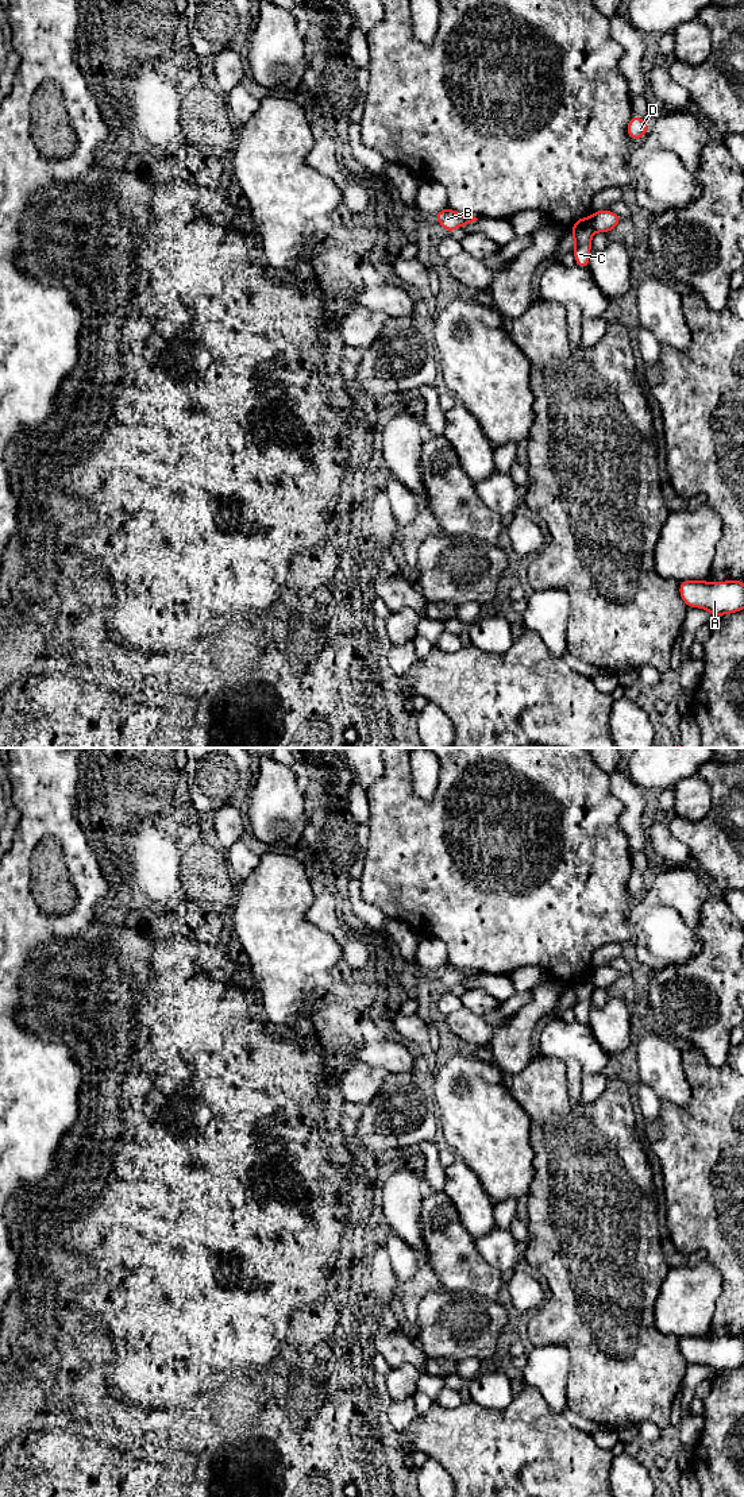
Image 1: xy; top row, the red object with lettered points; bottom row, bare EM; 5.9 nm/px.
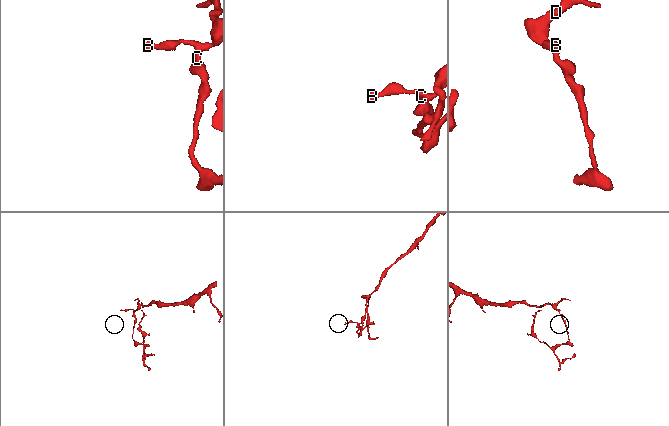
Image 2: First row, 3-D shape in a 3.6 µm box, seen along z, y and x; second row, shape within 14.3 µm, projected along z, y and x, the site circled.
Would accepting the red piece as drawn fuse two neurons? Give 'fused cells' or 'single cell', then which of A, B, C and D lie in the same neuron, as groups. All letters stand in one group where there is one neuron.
fused cells | A B C / D

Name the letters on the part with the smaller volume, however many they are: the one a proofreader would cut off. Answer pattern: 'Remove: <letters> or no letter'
Remove: A, B, C

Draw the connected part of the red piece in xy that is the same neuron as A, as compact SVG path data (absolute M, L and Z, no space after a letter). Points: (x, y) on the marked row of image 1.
M683 580L679 594L687 607L701 607L714 617L737 613L744 609L744 582L725 580L710 583L708 580Z

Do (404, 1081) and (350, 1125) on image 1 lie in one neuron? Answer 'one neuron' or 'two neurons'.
two neurons

